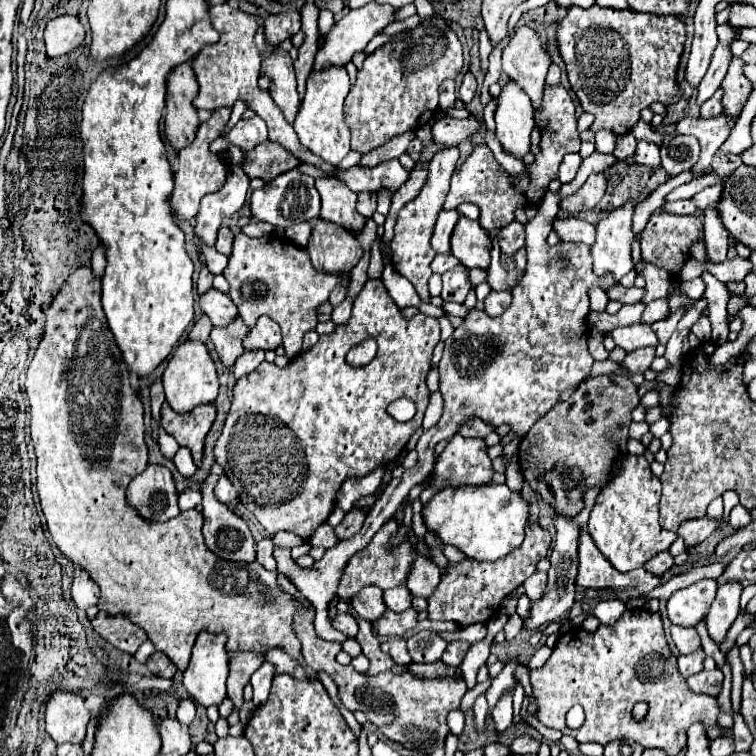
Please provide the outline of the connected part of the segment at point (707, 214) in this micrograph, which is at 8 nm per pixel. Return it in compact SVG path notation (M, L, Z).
M716 207L704 209L704 239L706 239L706 253L710 261L714 263L724 261L728 251L728 229L720 221Z

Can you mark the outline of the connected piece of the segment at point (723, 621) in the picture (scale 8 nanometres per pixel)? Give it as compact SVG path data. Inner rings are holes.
M736 581L724 583L716 591L716 599L712 601L712 607L706 615L708 633L716 645L724 641L724 635L728 633L728 629L732 627L732 623L740 613L740 591L742 585Z

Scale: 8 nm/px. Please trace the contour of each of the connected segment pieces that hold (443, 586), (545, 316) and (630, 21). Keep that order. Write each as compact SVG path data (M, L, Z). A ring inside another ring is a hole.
M528 521L526 523L526 539L522 541L522 545L514 551L514 553L508 553L506 557L498 559L498 561L470 561L470 559L462 559L460 563L448 563L446 571L442 573L442 579L436 587L436 591L428 597L428 619L430 621L458 621L458 627L464 629L468 623L464 621L470 621L472 623L484 623L484 621L490 621L492 617L482 617L486 613L496 613L500 609L500 603L506 595L510 595L512 591L516 591L516 587L520 587L526 577L530 577L530 573L536 571L536 563L548 555L548 547L550 547L550 533L546 529L542 529L538 523L532 523Z
M594 151L590 157L582 161L572 183L562 185L558 195L548 191L546 197L542 197L538 205L538 215L530 223L526 223L528 265L520 285L512 289L512 305L500 317L486 317L486 313L478 309L470 311L464 323L458 329L454 329L450 339L446 339L444 357L438 367L440 393L444 399L442 417L438 425L424 431L422 437L418 439L416 445L420 457L418 463L412 469L406 469L400 479L392 479L388 483L388 487L368 513L362 529L354 537L328 549L326 555L320 561L316 561L314 567L308 569L300 569L292 561L290 549L274 547L274 557L278 561L280 573L286 573L286 577L290 577L294 585L298 585L298 591L316 609L314 625L318 637L338 643L344 643L348 639L344 633L330 629L330 617L328 617L328 607L330 601L336 597L344 567L350 561L350 557L356 551L364 549L374 537L374 533L398 511L402 501L408 497L408 491L414 485L422 483L426 479L426 473L432 473L436 461L434 447L438 441L452 437L458 431L458 425L474 417L482 419L490 427L508 423L518 437L524 437L530 431L530 427L538 421L538 417L548 413L554 407L554 403L558 403L562 391L576 387L590 373L594 359L590 357L586 345L588 339L586 313L590 307L588 289L592 285L610 289L614 287L614 281L610 281L610 277L606 277L606 281L598 281L598 277L594 277L592 253L588 245L560 243L556 247L550 247L546 243L546 237L550 233L548 215L556 215L558 205L554 203L558 203L562 197L570 193L576 193L592 173L602 173L614 163L616 163L614 155L604 155Z
M598 5L590 9L570 7L568 15L558 23L558 43L572 91L580 99L582 109L596 117L592 131L608 129L614 135L626 135L638 123L642 109L656 101L670 105L682 97L682 89L676 83L676 71L686 43L686 25L680 17L654 17L650 13L634 13L630 9L618 11Z

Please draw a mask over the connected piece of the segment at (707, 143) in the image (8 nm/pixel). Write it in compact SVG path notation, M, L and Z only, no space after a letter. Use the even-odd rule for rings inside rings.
M722 111L718 117L710 117L710 119L686 117L680 123L676 123L678 133L694 135L700 141L699 160L692 168L694 179L700 178L702 169L706 169L712 163L714 153L728 139L728 135L730 135L734 125L736 125L736 117L734 115L726 115L726 111Z

